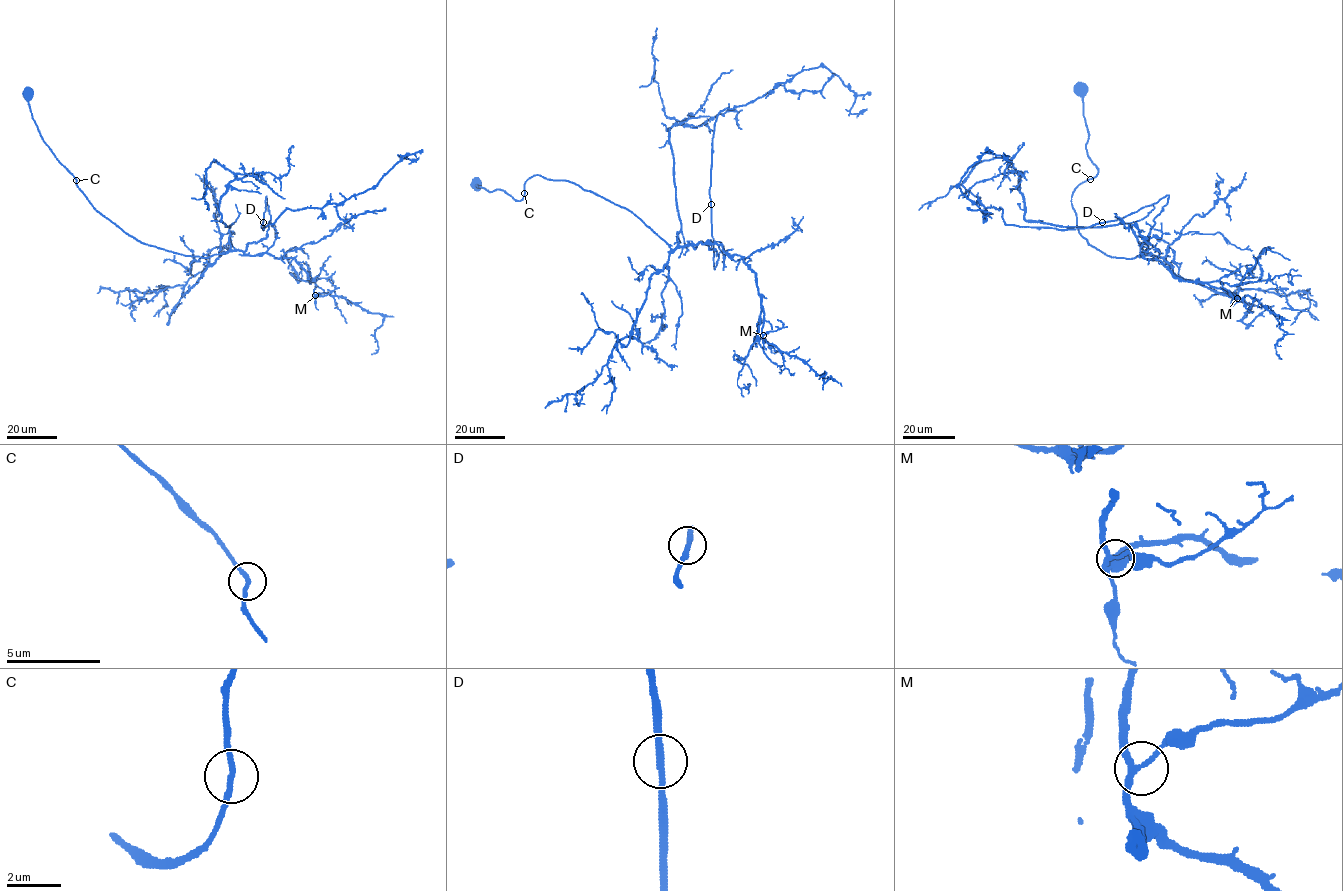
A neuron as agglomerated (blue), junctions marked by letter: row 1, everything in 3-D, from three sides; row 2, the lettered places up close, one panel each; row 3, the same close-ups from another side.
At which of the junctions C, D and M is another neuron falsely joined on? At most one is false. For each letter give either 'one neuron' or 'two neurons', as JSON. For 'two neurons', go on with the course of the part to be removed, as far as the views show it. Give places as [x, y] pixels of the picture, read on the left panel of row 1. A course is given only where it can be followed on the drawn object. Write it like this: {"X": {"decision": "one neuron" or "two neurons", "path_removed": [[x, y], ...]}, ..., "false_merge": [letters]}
{"C": {"decision": "one neuron"}, "D": {"decision": "one neuron"}, "M": {"decision": "one neuron"}, "false_merge": []}

